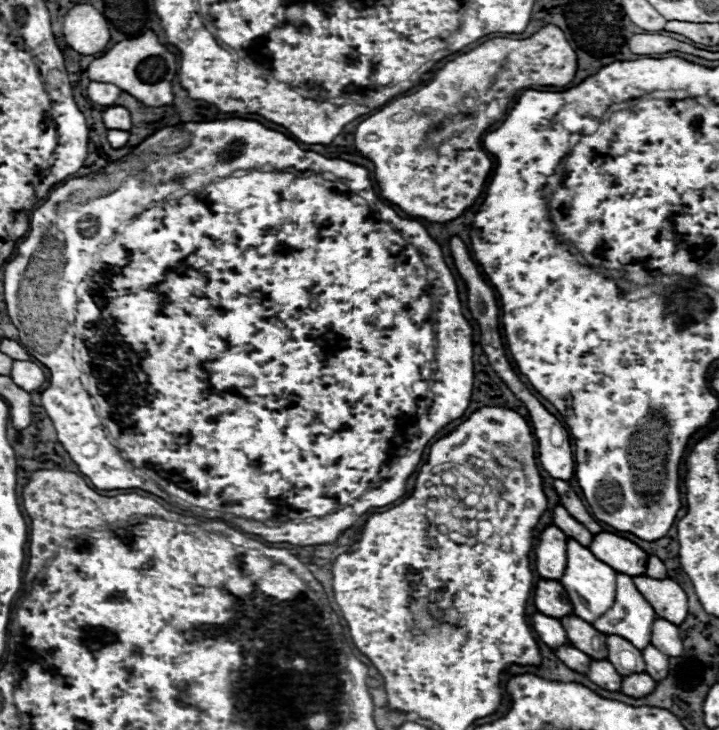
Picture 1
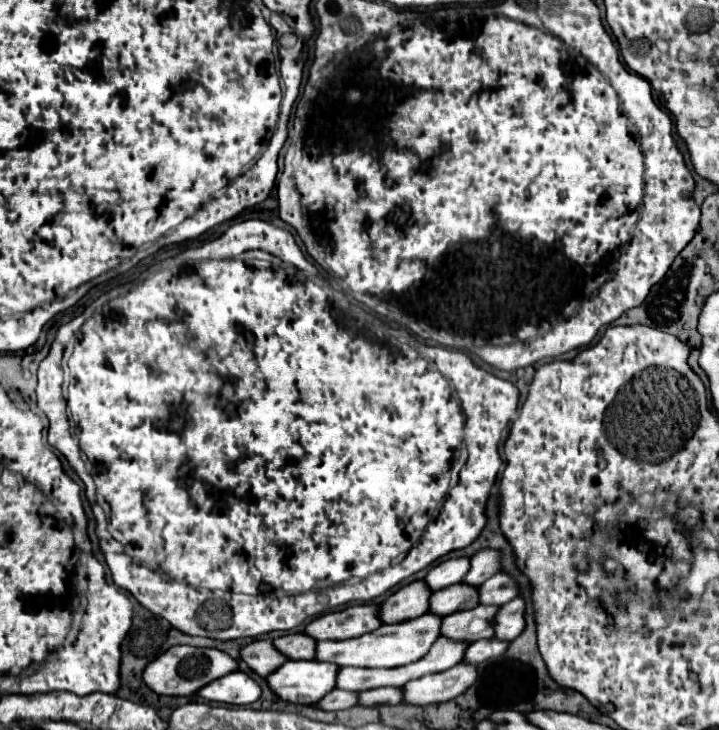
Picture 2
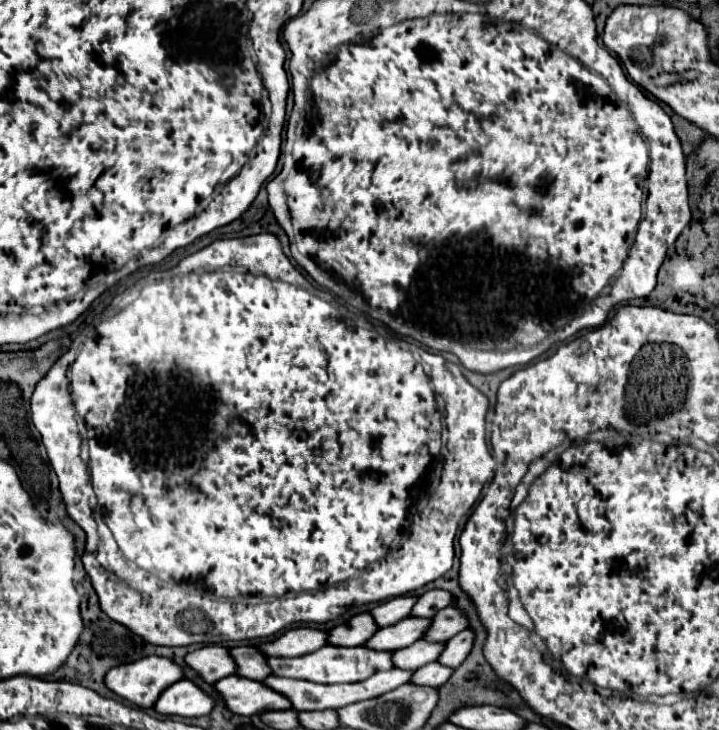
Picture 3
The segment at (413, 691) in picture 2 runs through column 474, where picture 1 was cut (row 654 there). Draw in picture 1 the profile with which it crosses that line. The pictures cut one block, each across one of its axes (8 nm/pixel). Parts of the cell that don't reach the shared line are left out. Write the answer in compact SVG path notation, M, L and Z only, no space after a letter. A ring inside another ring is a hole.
M656 618L652 624L652 644L666 656L682 656L682 640L678 636L678 626L664 620Z

